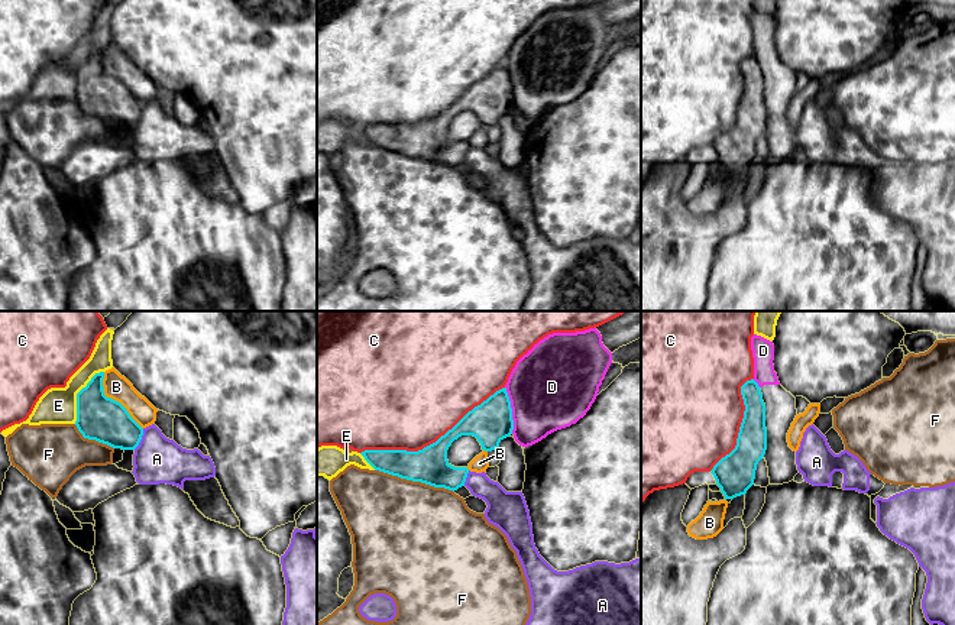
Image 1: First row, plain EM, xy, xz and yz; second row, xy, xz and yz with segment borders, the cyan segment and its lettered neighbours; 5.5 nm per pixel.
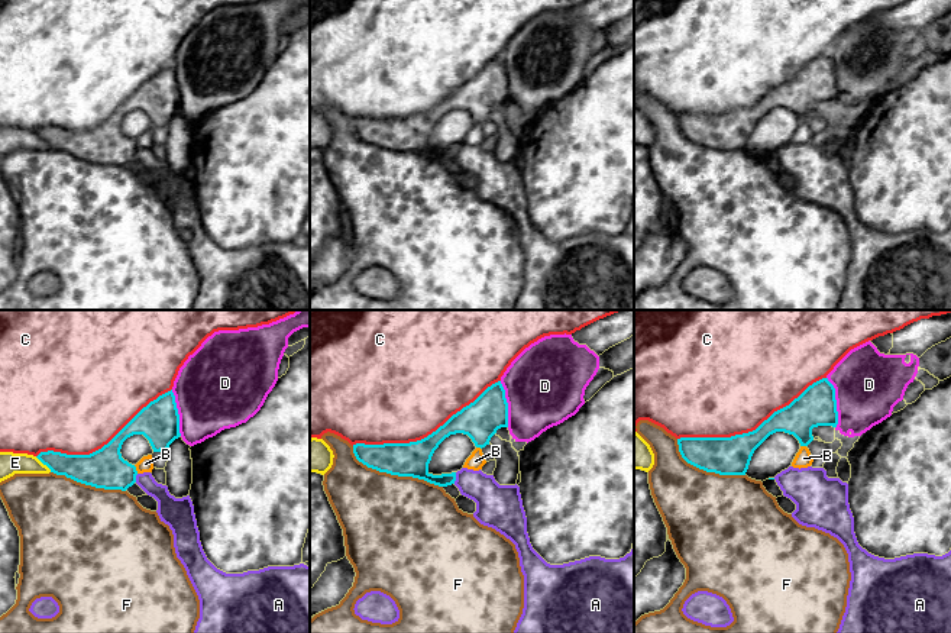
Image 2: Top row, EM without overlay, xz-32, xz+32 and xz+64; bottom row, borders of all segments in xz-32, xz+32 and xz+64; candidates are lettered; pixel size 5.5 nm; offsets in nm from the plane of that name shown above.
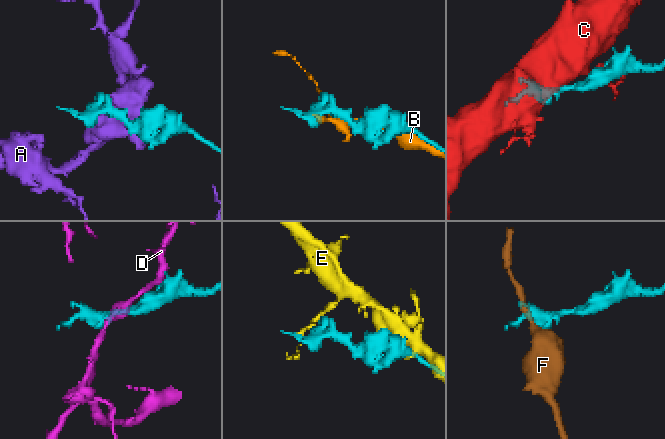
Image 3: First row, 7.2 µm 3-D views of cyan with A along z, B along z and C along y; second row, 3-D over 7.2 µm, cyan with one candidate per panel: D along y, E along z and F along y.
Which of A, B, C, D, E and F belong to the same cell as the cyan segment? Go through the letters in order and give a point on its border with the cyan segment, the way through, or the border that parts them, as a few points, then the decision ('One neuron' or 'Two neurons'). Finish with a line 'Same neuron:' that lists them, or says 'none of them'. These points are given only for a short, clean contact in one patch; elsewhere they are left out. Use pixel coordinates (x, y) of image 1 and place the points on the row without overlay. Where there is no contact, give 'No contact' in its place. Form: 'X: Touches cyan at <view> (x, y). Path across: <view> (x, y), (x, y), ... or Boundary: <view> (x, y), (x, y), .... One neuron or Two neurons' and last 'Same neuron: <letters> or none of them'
A: Touches cyan at xy (141, 115). Boundary: xy (143, 104), (142, 115), (133, 125). Two neurons
B: Touches cyan at xy (113, 75). Two neurons
C: Touches cyan at xz (433, 119). Two neurons
D: Touches cyan at xz (511, 86). Two neurons
E: Touches cyan at xy (77, 71). Two neurons
F: Touches cyan at xz (414, 156). Two neurons
Same neuron: none of them

